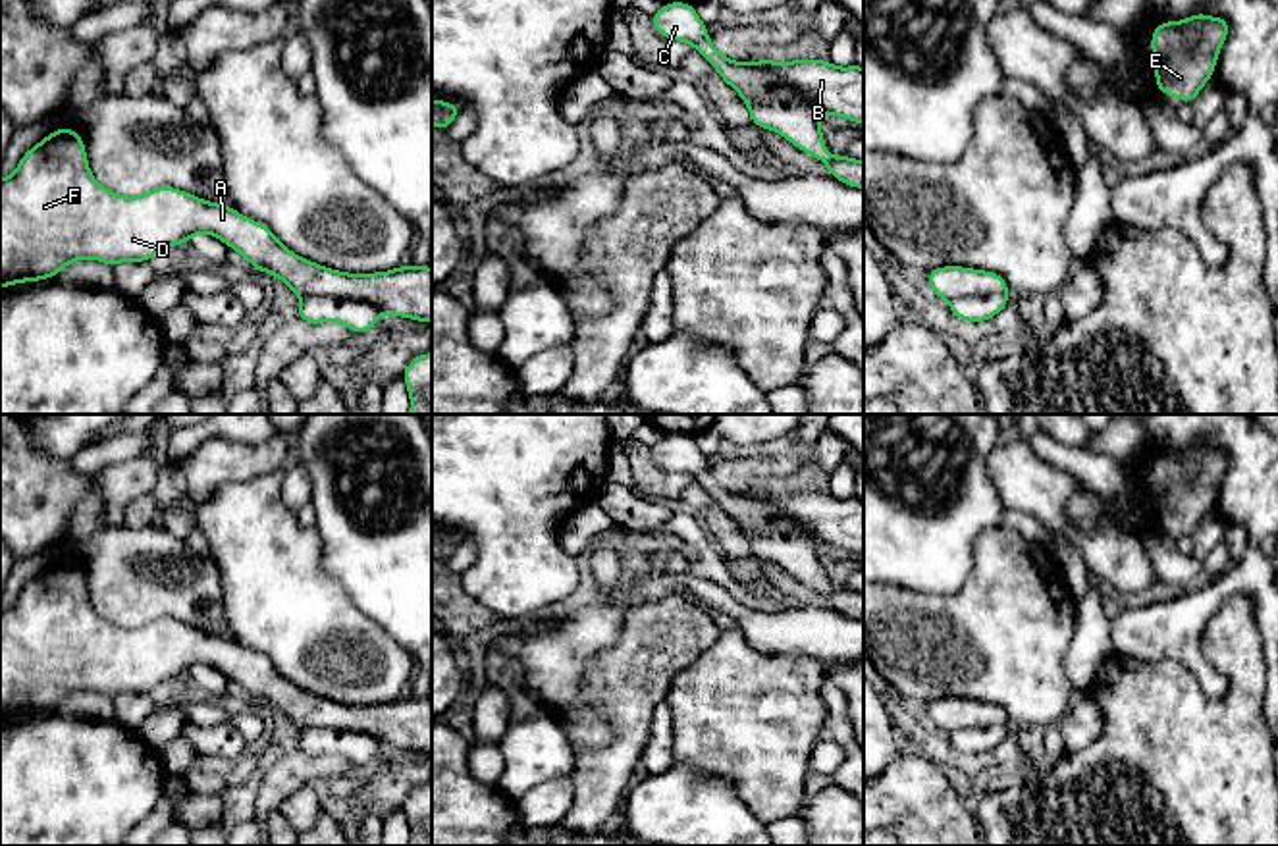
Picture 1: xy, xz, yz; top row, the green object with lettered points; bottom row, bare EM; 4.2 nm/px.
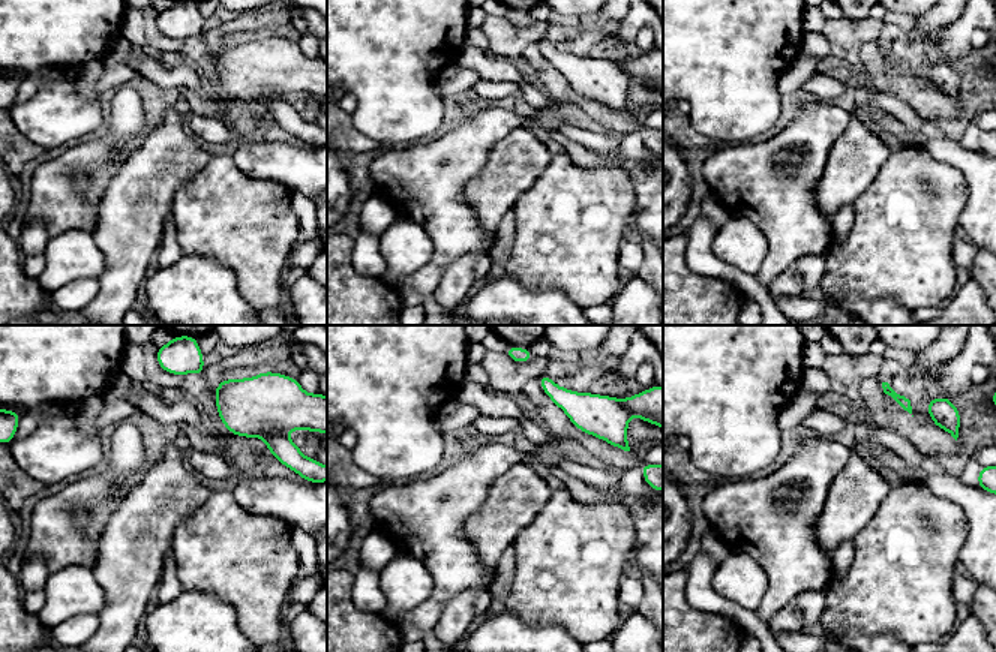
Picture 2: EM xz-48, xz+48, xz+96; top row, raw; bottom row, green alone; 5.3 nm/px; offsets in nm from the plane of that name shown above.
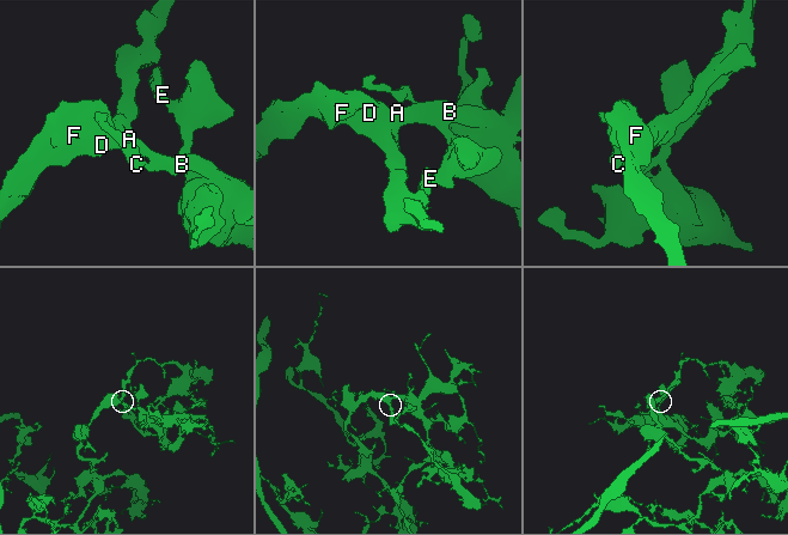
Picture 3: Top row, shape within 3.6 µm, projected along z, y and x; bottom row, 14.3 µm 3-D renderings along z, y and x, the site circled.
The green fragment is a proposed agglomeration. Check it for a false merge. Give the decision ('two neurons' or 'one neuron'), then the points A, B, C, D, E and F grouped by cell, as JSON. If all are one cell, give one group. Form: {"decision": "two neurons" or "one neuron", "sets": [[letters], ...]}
{"decision": "two neurons", "sets": [["A", "B", "D", "F"], ["C", "E"]]}

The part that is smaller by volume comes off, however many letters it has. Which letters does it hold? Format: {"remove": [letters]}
{"remove": ["C", "E"]}

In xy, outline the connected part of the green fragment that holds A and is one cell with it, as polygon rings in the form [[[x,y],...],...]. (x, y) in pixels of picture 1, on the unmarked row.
[[[69,557],[48,565],[0,611],[0,721],[54,709],[75,692],[93,690],[114,700],[148,694],[160,682],[210,665],[237,682],[256,703],[280,709],[299,728],[355,730],[397,750],[432,755],[432,700],[397,698],[389,703],[349,705],[291,684],[262,653],[222,634],[199,630],[175,619],[156,619],[125,628],[102,619],[91,605],[83,568]]]

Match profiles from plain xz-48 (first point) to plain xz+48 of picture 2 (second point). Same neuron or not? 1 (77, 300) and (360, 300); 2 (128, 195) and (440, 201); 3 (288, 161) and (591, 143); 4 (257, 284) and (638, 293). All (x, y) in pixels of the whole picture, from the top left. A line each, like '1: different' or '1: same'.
1: different
2: different
3: different
4: different

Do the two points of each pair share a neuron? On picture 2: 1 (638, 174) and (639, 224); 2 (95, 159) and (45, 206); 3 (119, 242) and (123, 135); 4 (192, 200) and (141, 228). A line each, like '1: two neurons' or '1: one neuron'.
1: one neuron
2: one neuron
3: two neurons
4: two neurons

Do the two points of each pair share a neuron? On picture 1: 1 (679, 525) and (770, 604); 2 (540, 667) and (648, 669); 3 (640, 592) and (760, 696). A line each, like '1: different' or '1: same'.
1: same
2: different
3: different

